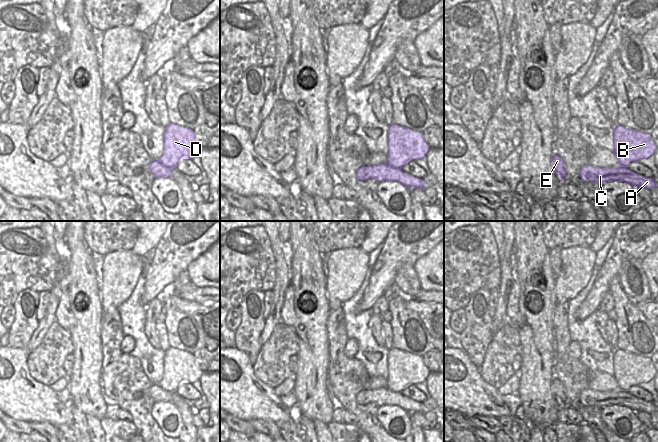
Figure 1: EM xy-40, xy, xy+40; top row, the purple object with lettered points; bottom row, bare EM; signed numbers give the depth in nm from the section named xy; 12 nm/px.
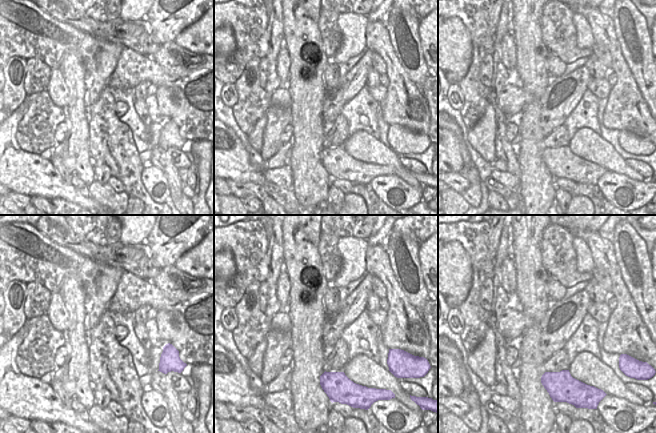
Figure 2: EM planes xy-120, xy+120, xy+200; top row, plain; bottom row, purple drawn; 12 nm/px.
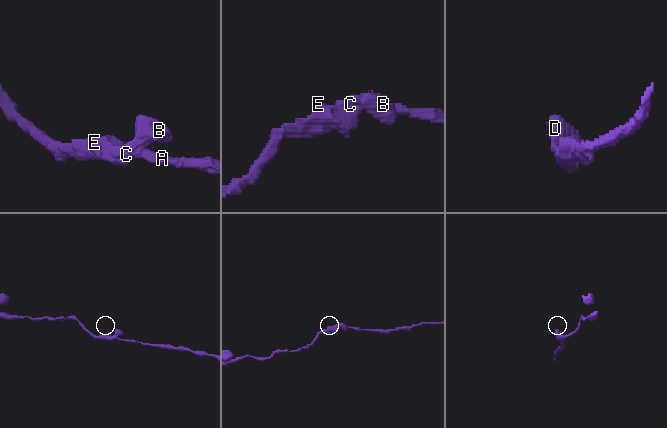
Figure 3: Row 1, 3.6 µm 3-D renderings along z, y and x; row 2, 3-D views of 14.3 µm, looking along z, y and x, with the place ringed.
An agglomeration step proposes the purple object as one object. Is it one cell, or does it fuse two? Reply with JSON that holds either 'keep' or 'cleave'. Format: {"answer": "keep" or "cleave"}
{"answer": "keep"}

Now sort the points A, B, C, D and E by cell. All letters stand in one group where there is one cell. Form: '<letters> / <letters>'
A B C D E

